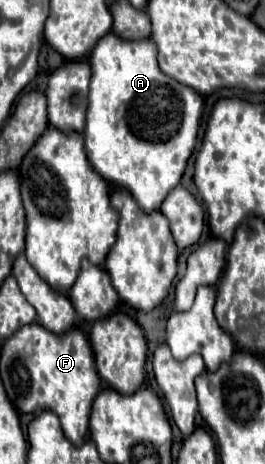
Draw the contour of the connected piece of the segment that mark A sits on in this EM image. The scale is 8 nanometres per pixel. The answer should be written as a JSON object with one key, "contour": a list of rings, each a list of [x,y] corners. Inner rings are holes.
{"contour":[[[109,32],[93,48],[89,64],[93,74],[87,126],[83,132],[87,160],[101,178],[105,178],[115,188],[127,190],[145,214],[155,212],[161,208],[161,202],[167,198],[167,194],[181,182],[187,160],[195,150],[203,98],[191,88],[185,88],[177,80],[165,76],[157,68],[157,46],[151,40],[127,42]]]}

